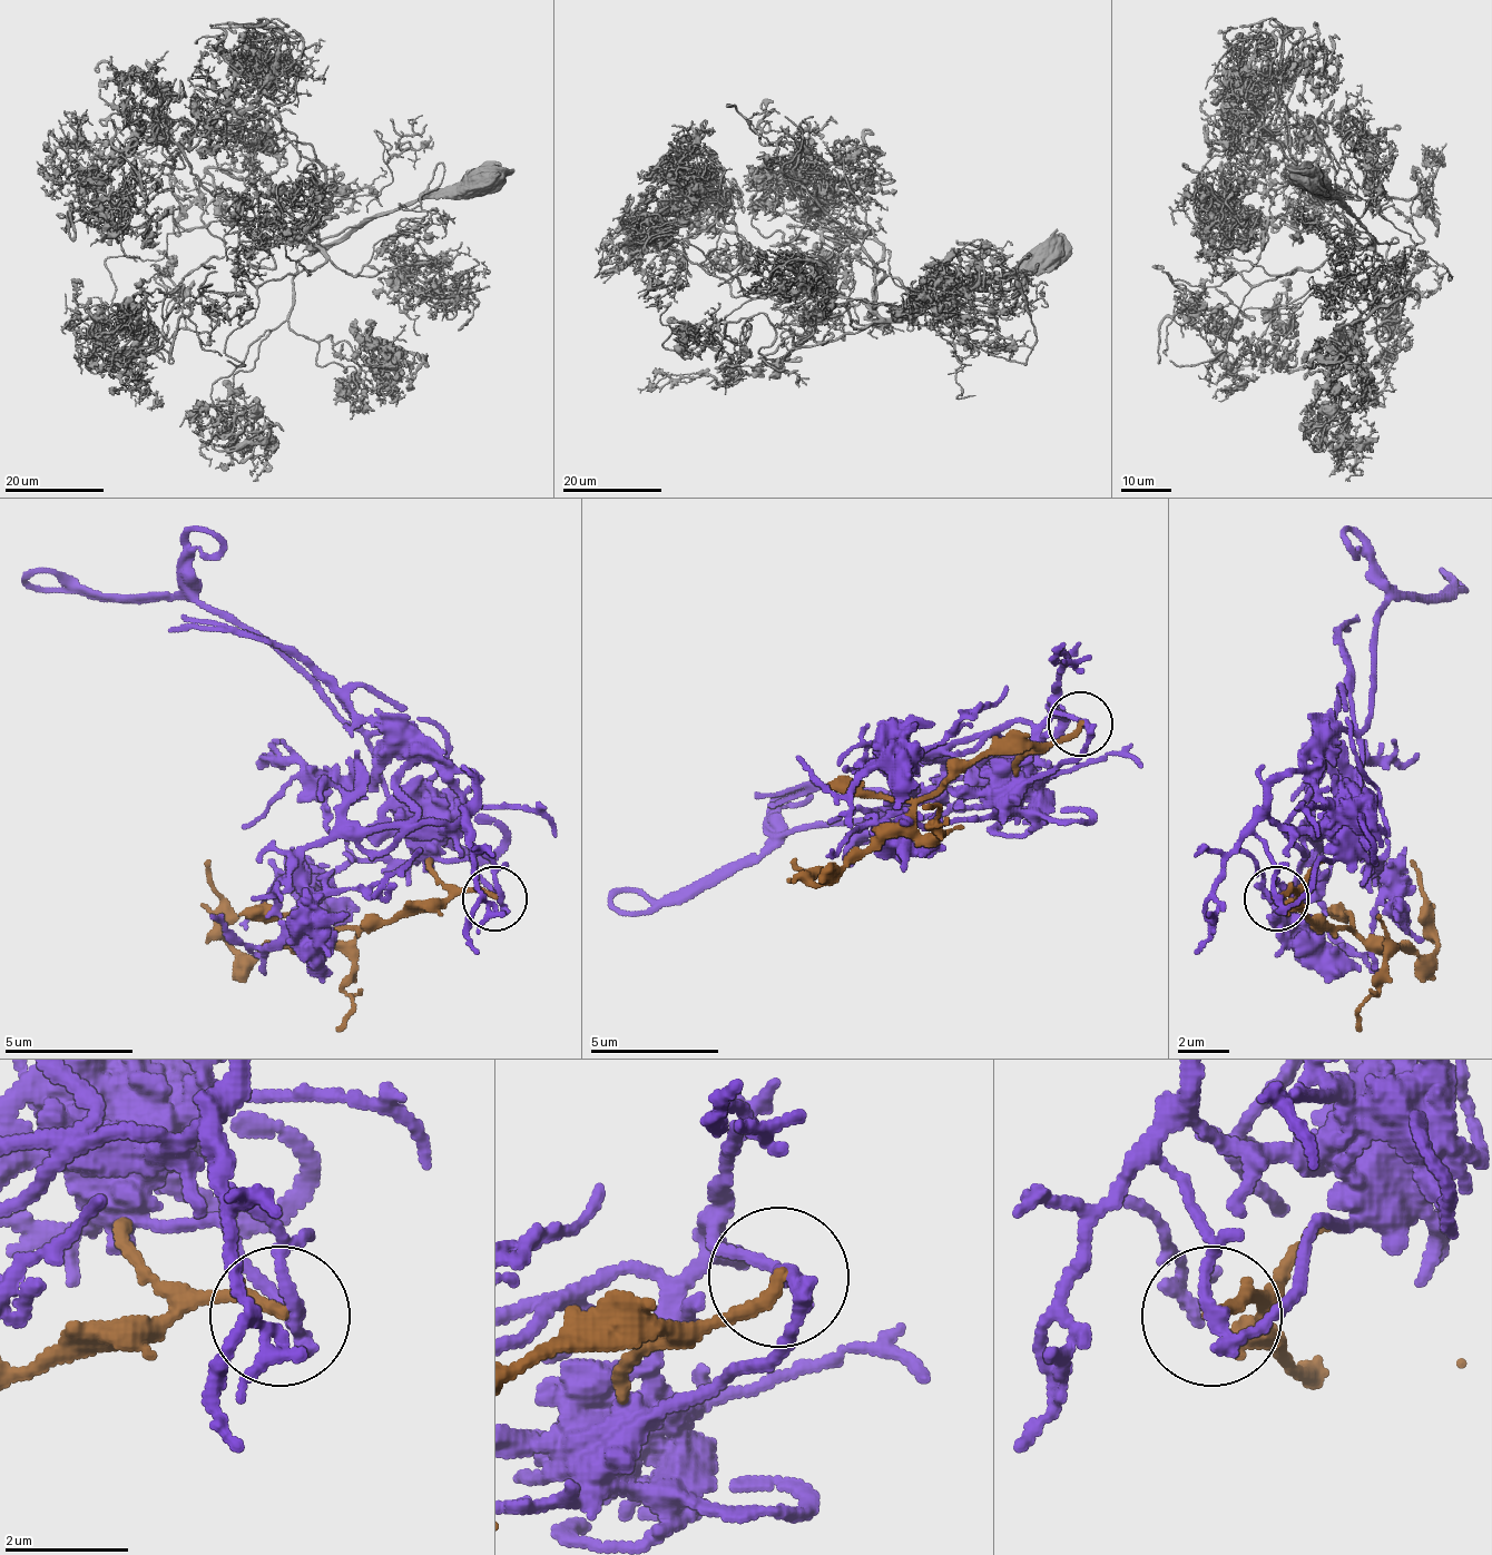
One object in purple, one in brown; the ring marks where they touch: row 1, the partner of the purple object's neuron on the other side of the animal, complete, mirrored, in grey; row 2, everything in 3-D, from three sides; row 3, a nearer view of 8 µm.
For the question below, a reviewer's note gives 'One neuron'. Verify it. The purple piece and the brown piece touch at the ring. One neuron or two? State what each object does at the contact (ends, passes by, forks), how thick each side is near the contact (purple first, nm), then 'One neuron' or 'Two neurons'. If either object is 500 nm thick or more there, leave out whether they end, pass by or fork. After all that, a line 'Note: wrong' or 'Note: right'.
At the ring purple passes by. At the ring brown ends. Thickness 190 nm (purple) against 200 nm. Two neurons
Note: wrong

